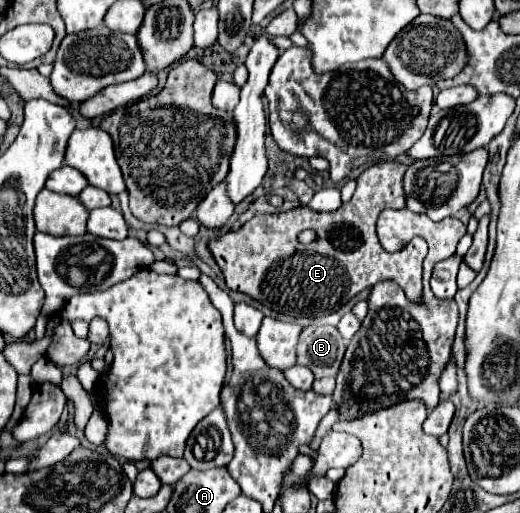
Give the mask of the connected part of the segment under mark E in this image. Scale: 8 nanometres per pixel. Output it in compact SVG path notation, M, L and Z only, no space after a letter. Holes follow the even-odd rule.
M378 162L364 168L356 182L356 192L348 204L342 204L336 212L312 212L304 206L298 206L288 212L280 214L266 214L254 216L238 230L230 230L222 236L216 236L208 242L208 248L220 266L226 286L234 292L244 292L254 300L262 302L264 306L298 316L326 316L340 306L344 306L352 296L358 292L372 288L382 280L394 280L404 292L408 294L411 302L421 302L422 297L422 260L428 254L426 240L412 240L406 250L400 252L386 252L376 236L376 218L384 208L404 208L404 190L402 190L402 176L406 172L404 164L398 162ZM302 230L316 230L316 240L310 244L298 242L298 234Z

